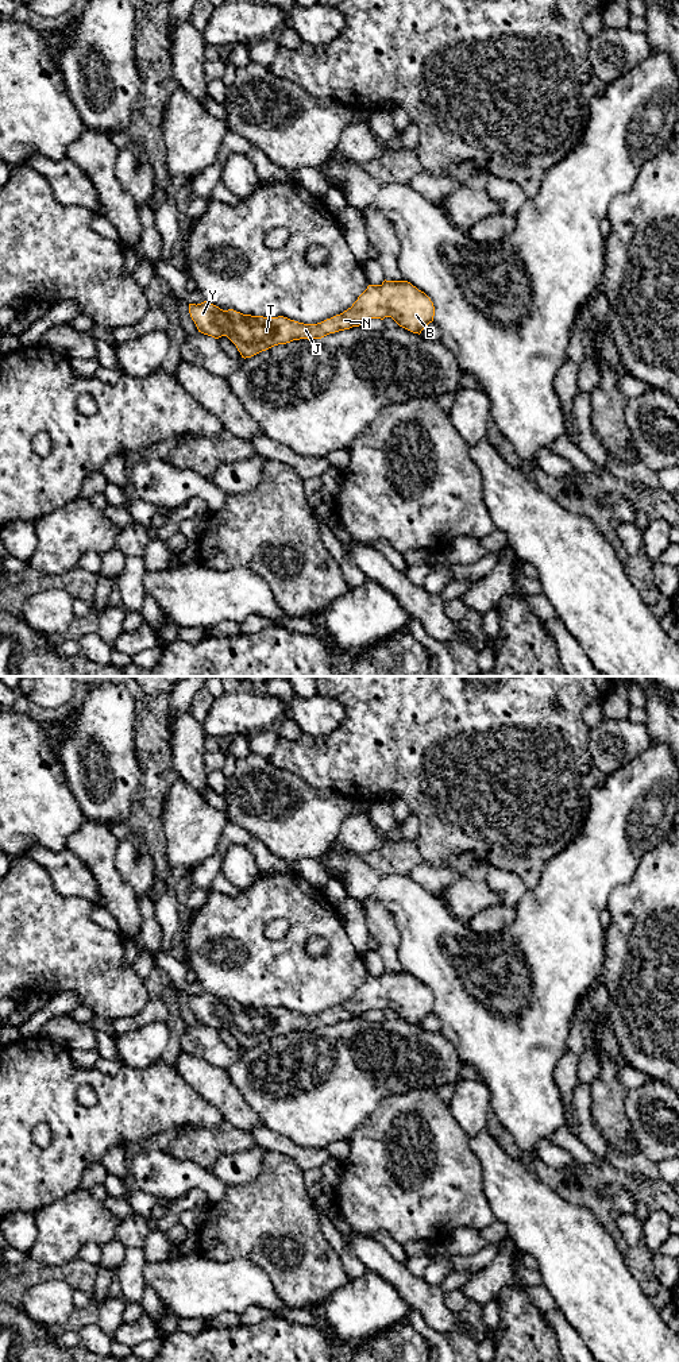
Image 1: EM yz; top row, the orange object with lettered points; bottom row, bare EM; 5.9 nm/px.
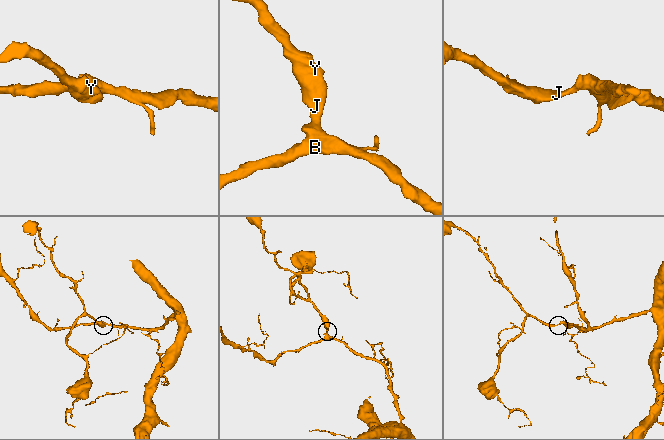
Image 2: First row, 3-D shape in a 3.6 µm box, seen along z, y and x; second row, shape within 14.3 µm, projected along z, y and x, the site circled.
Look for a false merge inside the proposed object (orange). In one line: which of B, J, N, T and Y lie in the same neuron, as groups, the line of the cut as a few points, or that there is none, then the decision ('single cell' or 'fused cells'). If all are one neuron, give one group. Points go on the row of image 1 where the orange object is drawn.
groups B J N T Y; cut none; single cell

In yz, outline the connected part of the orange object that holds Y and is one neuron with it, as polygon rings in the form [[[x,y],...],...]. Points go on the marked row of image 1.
[[[385,279],[381,285],[369,285],[343,313],[317,324],[304,324],[283,316],[263,317],[223,310],[207,301],[189,304],[189,313],[198,332],[215,339],[227,336],[246,359],[278,344],[321,339],[371,319],[391,317],[400,327],[420,335],[433,321],[435,306],[410,282]]]

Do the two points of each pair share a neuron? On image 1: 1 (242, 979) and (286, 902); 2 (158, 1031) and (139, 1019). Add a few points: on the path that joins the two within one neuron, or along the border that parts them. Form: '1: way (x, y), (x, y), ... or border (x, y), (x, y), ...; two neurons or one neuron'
1: way (251, 957), (253, 928), (265, 915); one neuron
2: border (165, 1021), (147, 1023), (118, 1036); two neurons

